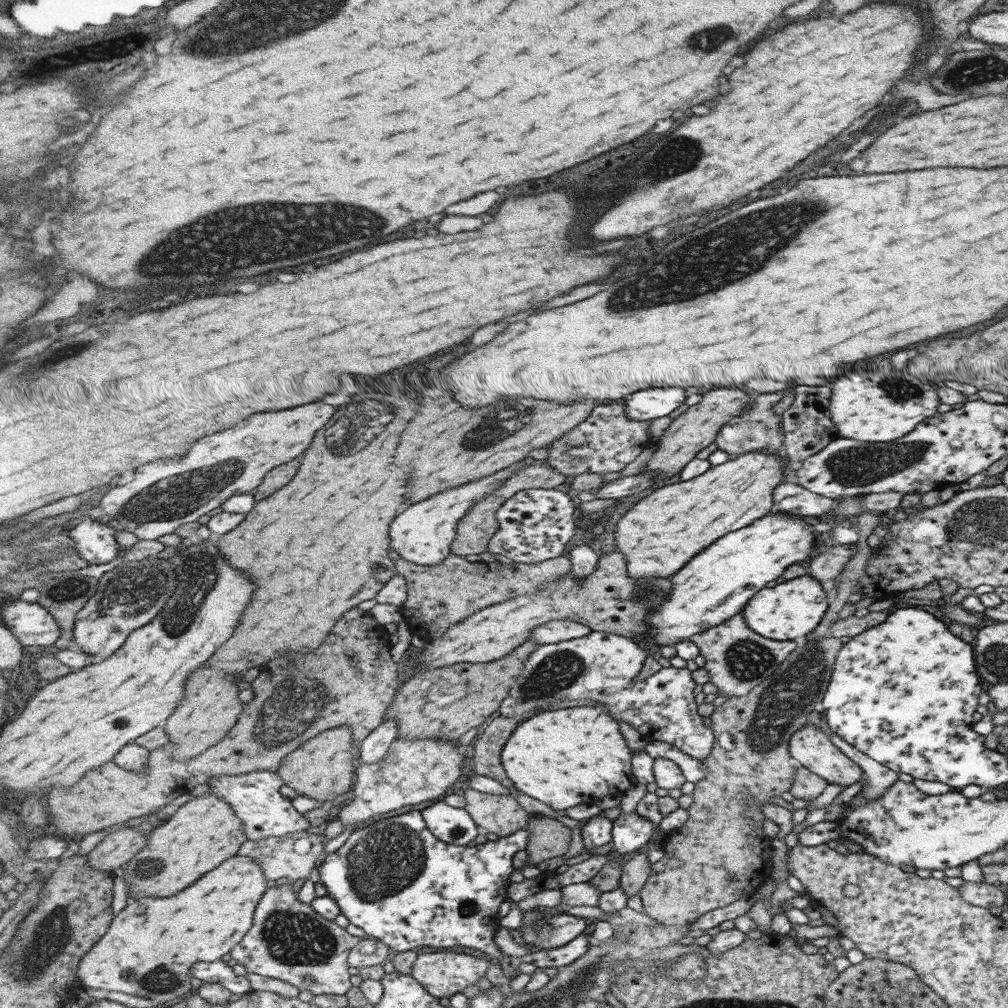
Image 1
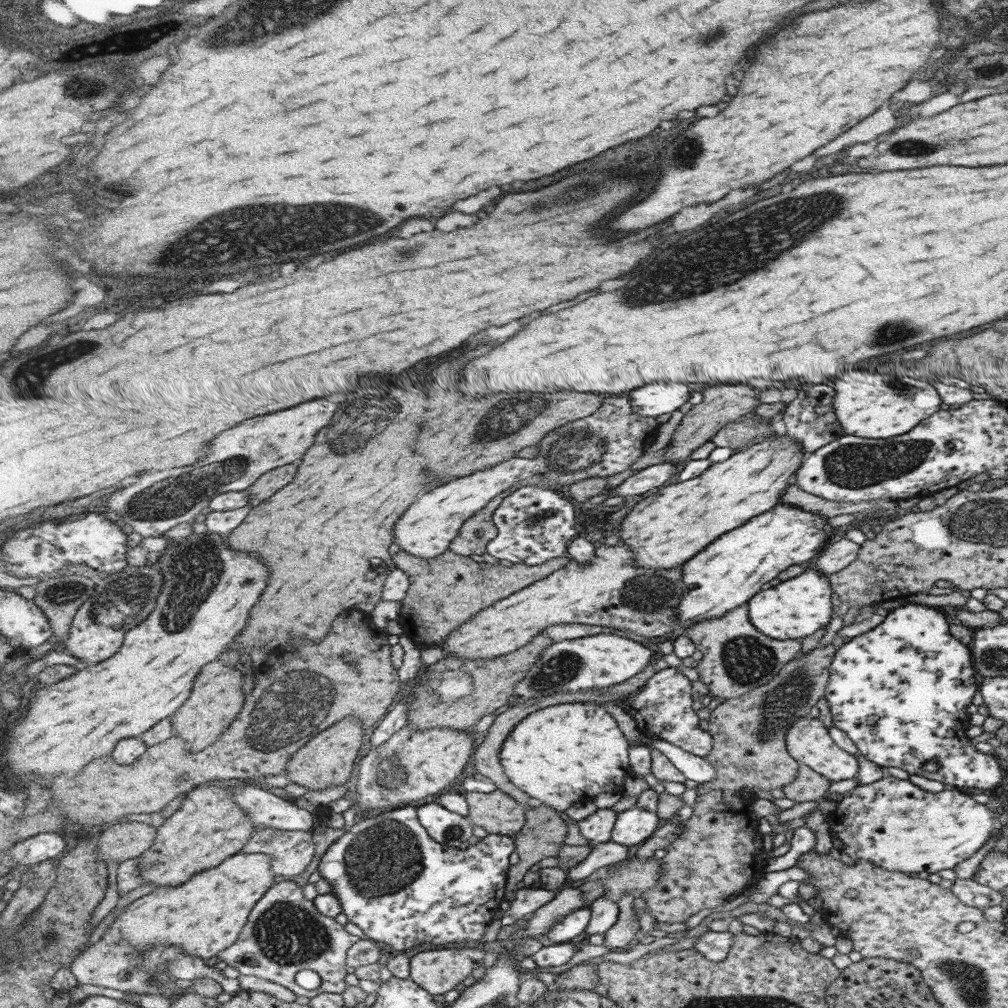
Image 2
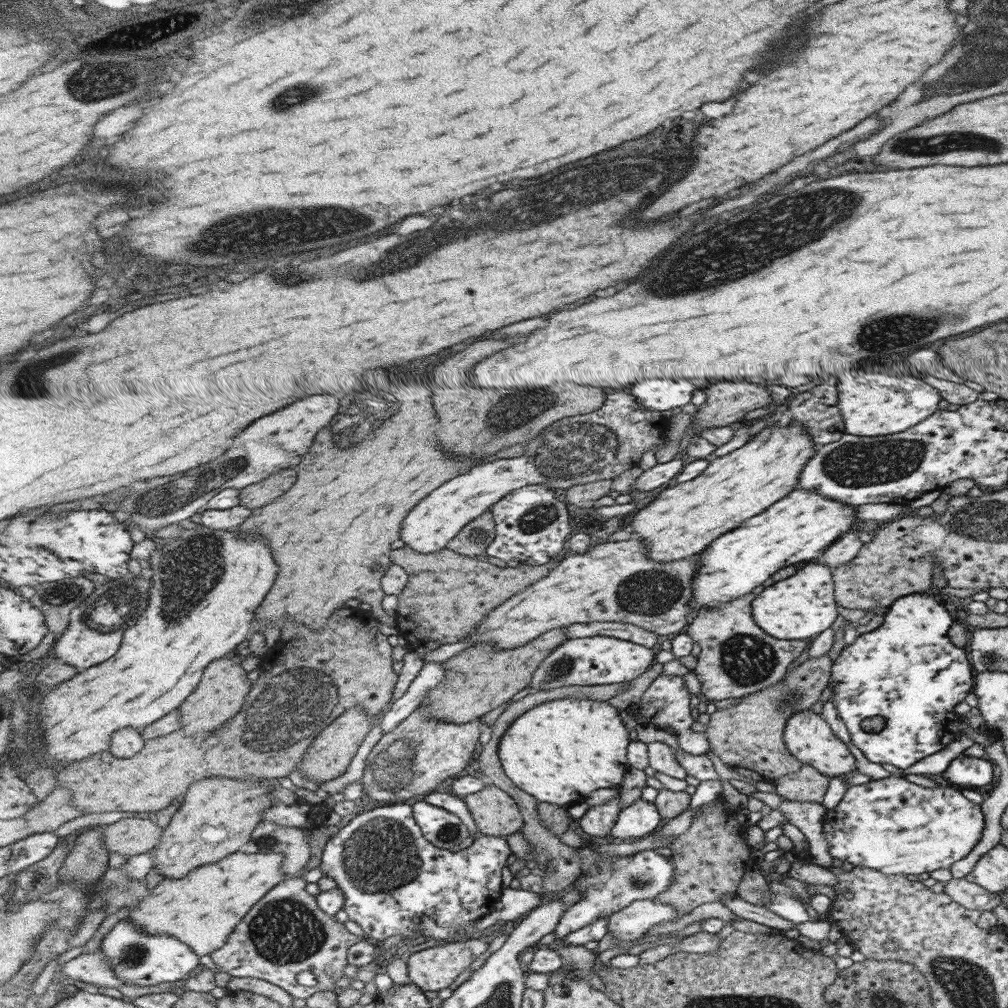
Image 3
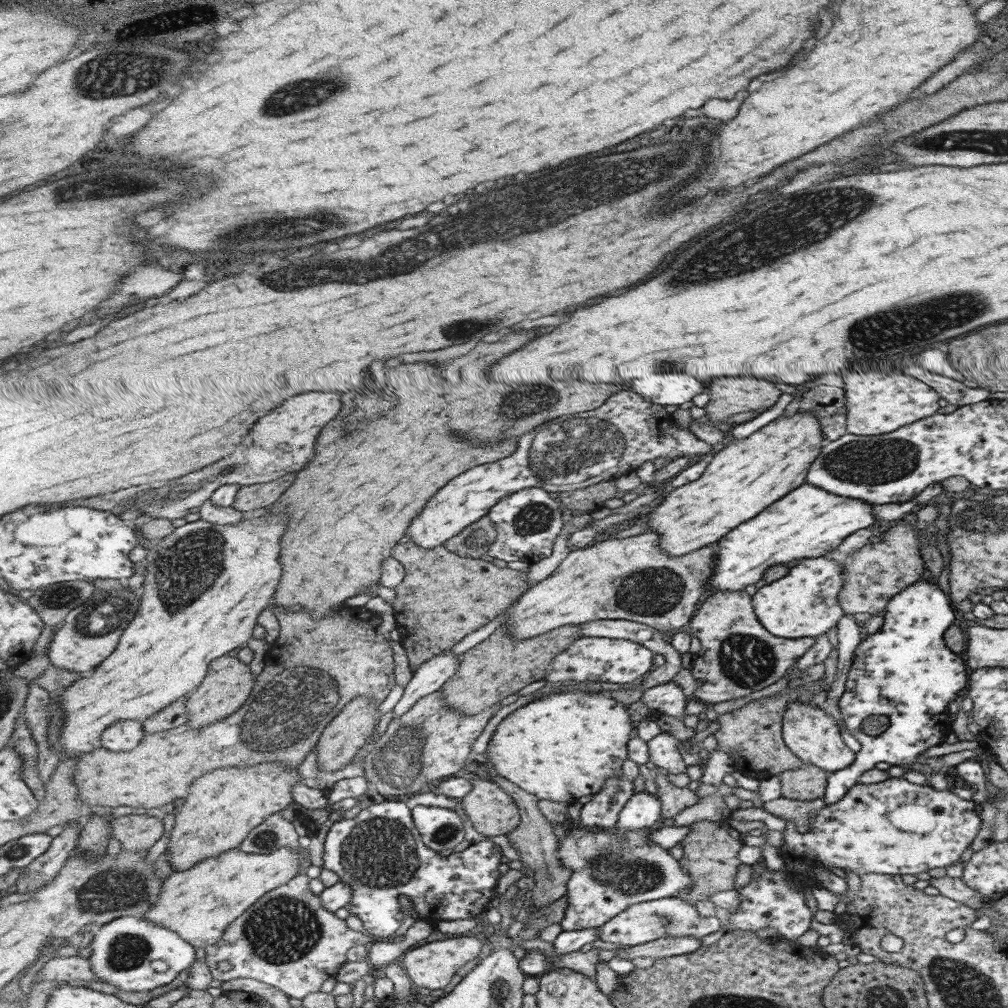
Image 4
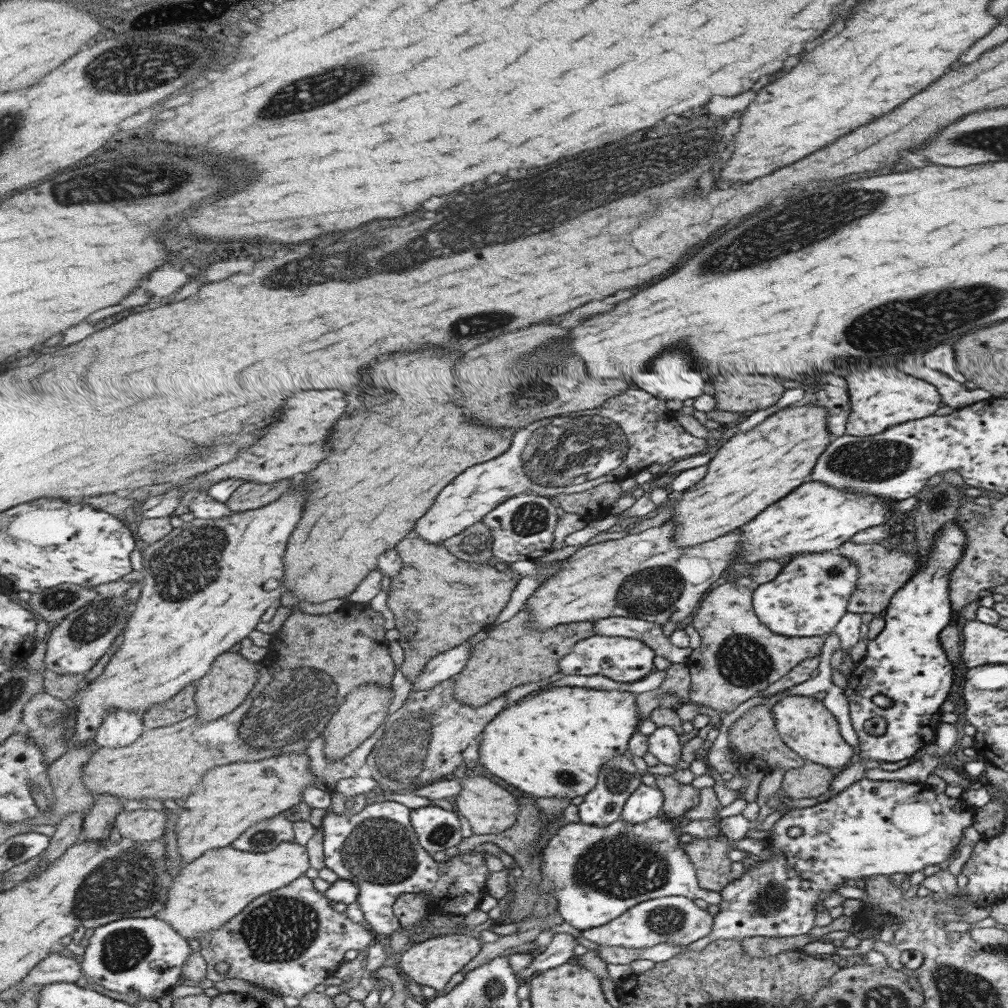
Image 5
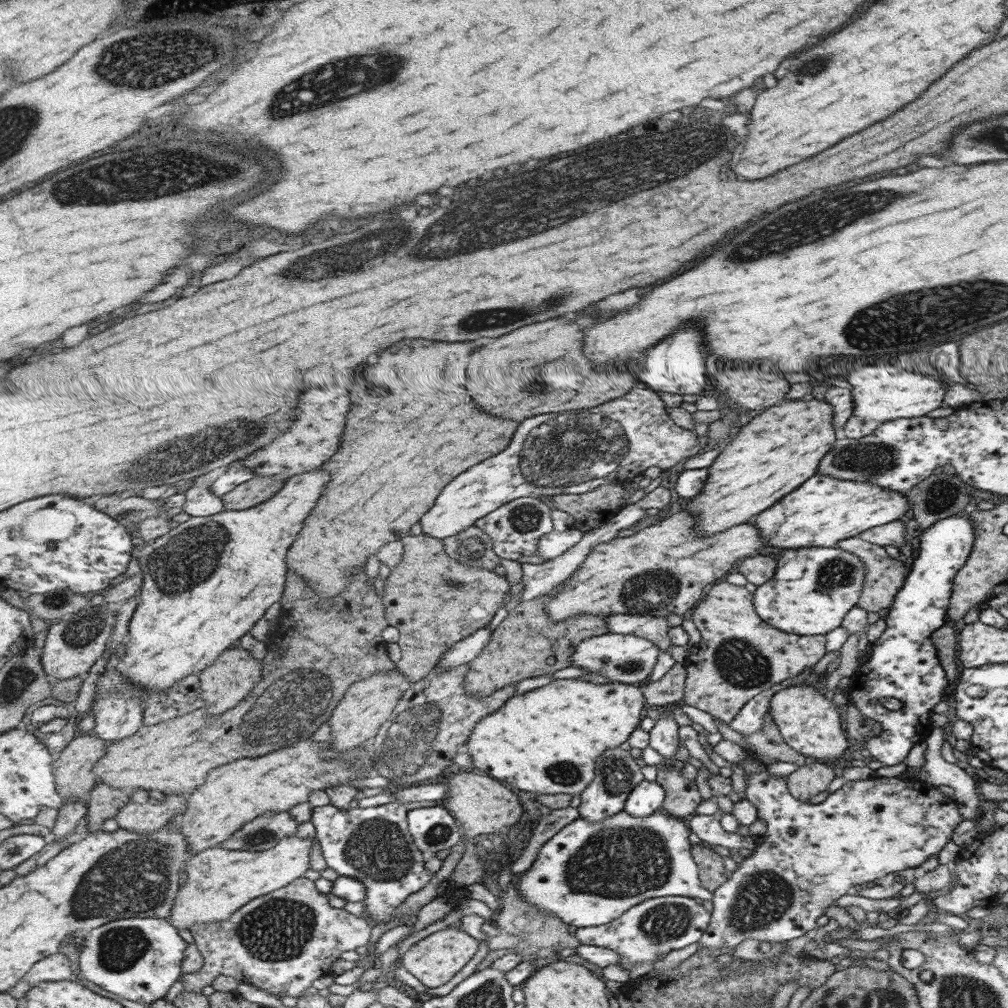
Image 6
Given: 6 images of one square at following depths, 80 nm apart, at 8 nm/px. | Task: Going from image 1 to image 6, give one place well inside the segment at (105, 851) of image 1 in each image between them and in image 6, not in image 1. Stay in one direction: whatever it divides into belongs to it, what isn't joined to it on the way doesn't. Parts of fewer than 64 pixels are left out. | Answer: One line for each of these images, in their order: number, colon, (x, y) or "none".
2: (123, 841)
3: (128, 837)
4: (136, 832)
5: (141, 824)
6: (143, 818)

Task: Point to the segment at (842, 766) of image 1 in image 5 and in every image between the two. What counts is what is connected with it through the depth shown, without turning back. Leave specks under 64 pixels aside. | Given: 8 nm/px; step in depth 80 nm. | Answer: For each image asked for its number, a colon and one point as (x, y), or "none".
2: (808, 742)
3: (808, 737)
4: (812, 735)
5: (804, 724)

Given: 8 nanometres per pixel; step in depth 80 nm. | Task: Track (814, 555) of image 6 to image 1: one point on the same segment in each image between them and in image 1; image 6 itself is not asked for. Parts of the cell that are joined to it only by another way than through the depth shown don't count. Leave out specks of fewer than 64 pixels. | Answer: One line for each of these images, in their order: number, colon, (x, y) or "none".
1: (790, 610)
2: (793, 609)
3: (801, 606)
4: (803, 603)
5: (807, 598)

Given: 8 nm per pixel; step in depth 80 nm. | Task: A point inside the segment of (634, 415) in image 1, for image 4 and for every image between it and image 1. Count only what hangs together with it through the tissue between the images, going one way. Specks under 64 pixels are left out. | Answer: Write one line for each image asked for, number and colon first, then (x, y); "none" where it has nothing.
2: (656, 399)
3: (668, 394)
4: (667, 388)

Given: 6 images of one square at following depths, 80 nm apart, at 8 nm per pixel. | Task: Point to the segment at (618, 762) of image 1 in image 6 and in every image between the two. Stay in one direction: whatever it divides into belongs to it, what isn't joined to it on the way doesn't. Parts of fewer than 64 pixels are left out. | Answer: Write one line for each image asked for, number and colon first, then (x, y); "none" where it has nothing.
2: (563, 755)
3: (561, 751)
4: (565, 746)
5: (555, 744)
6: (549, 740)

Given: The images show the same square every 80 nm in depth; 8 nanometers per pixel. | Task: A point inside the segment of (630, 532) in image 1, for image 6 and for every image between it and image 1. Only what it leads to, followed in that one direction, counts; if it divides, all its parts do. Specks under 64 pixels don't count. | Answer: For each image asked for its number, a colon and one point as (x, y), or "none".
2: (667, 529)
3: (682, 521)
4: (745, 477)
5: (754, 469)
6: (773, 454)

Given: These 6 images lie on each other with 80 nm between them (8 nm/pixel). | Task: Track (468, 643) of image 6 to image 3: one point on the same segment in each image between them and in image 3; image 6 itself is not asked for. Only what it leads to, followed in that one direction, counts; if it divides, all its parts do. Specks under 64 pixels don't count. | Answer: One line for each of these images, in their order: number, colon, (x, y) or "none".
3: (432, 674)
4: (430, 677)
5: (449, 664)

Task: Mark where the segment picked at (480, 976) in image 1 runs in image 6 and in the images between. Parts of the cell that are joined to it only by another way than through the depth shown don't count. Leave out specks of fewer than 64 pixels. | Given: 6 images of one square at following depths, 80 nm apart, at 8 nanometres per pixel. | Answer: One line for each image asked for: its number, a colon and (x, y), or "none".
2: (439, 970)
3: (435, 968)
4: (431, 966)
5: (432, 962)
6: (437, 958)

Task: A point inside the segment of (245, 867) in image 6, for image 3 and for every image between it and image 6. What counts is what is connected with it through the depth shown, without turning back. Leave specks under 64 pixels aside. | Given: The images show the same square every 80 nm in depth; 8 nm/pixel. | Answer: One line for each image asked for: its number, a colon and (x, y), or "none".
3: (203, 909)
4: (200, 904)
5: (208, 892)

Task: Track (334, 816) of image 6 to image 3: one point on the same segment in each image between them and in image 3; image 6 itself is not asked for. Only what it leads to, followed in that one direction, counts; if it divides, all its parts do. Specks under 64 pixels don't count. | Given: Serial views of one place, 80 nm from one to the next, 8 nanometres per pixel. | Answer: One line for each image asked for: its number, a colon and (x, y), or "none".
3: (395, 881)
4: (380, 853)
5: (378, 848)

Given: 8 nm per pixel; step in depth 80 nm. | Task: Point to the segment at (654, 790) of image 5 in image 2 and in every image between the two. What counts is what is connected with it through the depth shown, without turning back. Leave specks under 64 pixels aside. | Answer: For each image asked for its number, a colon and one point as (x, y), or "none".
2: (634, 826)
3: (640, 819)
4: (643, 809)

